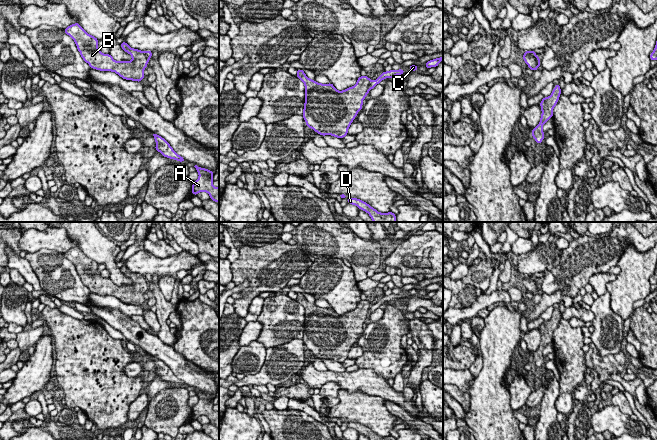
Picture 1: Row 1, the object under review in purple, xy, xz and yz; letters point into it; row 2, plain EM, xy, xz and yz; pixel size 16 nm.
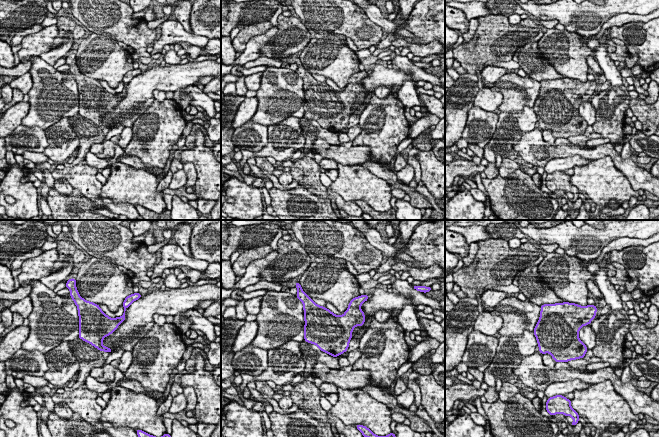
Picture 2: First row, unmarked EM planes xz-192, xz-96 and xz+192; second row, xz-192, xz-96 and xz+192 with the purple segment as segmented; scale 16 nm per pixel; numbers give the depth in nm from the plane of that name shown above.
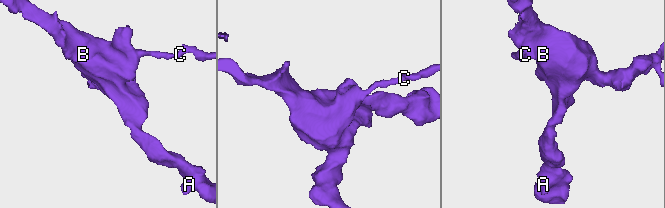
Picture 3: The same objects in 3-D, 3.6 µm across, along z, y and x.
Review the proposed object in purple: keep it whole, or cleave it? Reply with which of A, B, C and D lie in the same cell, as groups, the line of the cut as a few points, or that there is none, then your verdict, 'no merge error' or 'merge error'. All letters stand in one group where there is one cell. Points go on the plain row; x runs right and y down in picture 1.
A B D / C; cut in xz along (371, 305), (369, 313); merge error

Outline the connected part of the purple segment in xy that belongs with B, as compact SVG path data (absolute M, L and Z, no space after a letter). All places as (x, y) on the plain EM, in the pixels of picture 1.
M79 247L71 248L63 254L74 264L82 283L92 293L115 296L125 304L137 306L141 306L145 301L143 295L149 286L145 276L131 272L123 265L120 270L126 277L131 279L132 284L116 285L109 277L100 276L100 272L97 271L99 264L88 258Z

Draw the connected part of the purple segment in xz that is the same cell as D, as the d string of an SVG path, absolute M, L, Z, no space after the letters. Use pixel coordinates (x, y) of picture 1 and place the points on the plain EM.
M348 422L348 428L356 429L358 433L365 435L369 440L396 440L393 436L381 437L374 433L368 427L358 423L358 422Z

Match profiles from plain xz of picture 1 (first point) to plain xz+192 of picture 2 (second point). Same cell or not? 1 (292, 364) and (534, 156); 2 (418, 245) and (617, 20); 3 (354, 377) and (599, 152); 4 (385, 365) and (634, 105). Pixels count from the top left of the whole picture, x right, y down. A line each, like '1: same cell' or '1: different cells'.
1: different cells
2: different cells
3: same cell
4: different cells

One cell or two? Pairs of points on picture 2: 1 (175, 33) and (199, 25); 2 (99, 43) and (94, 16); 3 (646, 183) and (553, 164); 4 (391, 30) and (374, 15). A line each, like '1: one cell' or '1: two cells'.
1: two cells
2: two cells
3: two cells
4: one cell

